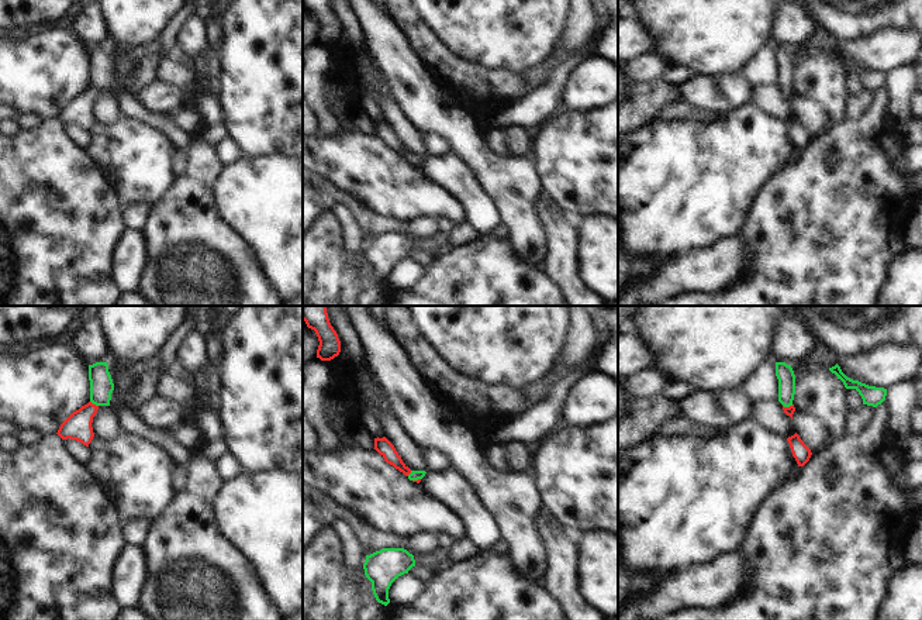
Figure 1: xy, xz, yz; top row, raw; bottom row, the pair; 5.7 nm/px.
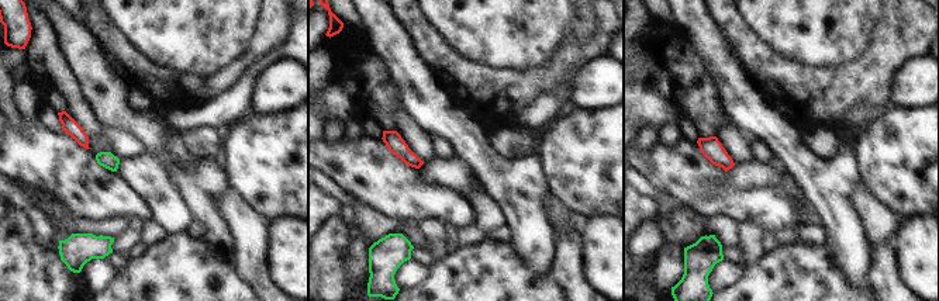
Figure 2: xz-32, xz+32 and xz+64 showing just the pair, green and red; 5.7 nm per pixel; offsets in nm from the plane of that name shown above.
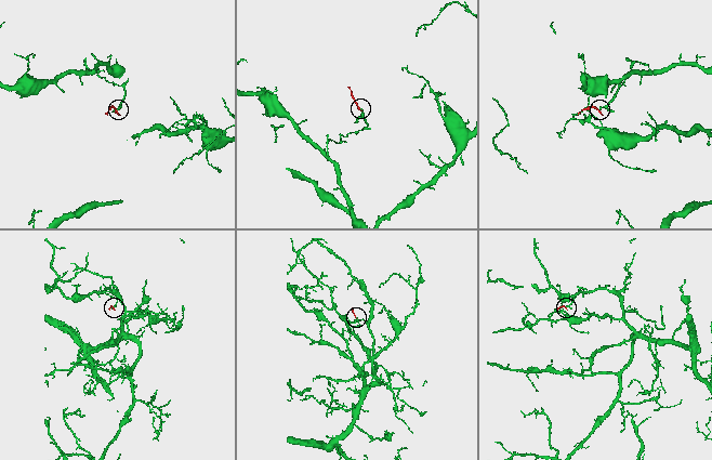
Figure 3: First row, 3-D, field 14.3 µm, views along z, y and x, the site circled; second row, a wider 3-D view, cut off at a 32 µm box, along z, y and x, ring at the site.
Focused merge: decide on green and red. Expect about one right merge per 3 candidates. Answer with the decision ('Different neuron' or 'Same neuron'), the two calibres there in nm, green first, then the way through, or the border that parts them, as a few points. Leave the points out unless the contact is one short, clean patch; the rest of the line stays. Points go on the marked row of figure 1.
Same neuron. Thickness 140 nm (green) against 160 nm. Path across: xy (102, 386), (95, 403), (78, 426).

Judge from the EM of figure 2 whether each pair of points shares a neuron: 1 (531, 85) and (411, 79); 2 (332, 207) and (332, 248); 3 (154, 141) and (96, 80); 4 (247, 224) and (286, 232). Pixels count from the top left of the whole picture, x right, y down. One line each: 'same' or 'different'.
1: different
2: different
3: same
4: different

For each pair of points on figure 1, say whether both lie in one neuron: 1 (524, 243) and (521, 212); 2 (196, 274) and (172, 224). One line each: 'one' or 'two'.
1: one
2: one

